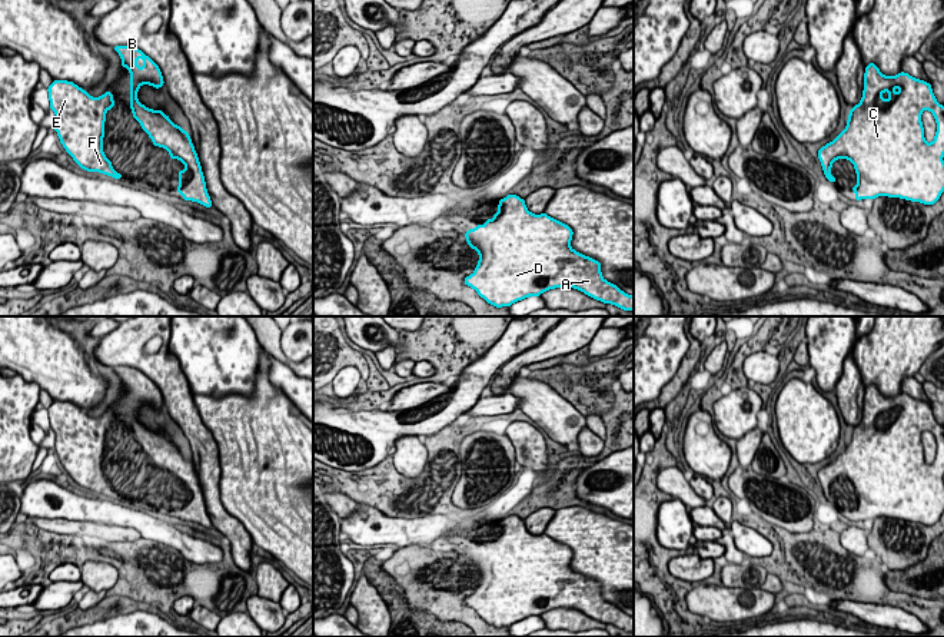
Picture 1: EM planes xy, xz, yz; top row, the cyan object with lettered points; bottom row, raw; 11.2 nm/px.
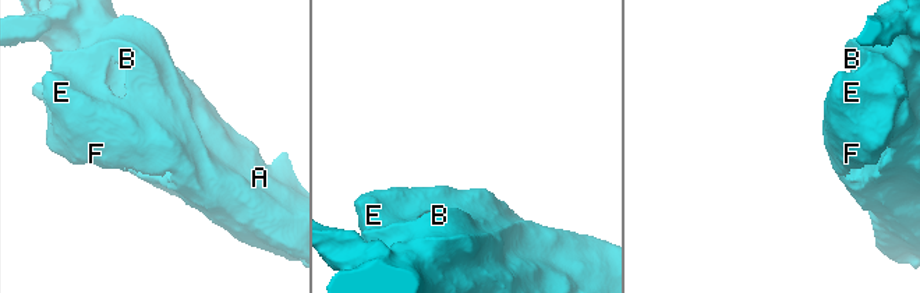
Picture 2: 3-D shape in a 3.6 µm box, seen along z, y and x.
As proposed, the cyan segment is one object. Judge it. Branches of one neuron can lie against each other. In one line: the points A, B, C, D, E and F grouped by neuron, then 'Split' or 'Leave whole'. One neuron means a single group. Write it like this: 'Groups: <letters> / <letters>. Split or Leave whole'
Groups: A B C D E F. Leave whole

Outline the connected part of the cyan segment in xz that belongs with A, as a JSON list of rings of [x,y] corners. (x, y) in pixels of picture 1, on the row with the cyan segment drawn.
[[[508,195],[499,200],[498,212],[492,219],[465,233],[468,246],[479,253],[479,262],[463,283],[473,288],[481,298],[496,308],[511,306],[554,288],[575,288],[604,303],[634,311],[634,296],[602,278],[601,262],[571,248],[572,235],[568,225],[546,213],[534,215],[526,209],[523,199]]]

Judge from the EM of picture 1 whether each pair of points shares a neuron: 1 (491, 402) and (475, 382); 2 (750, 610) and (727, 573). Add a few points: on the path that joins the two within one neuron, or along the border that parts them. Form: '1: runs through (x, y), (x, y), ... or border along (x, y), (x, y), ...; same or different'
1: border along (481, 397), (464, 412); different
2: runs through (750, 600), (750, 594), (737, 581); same

